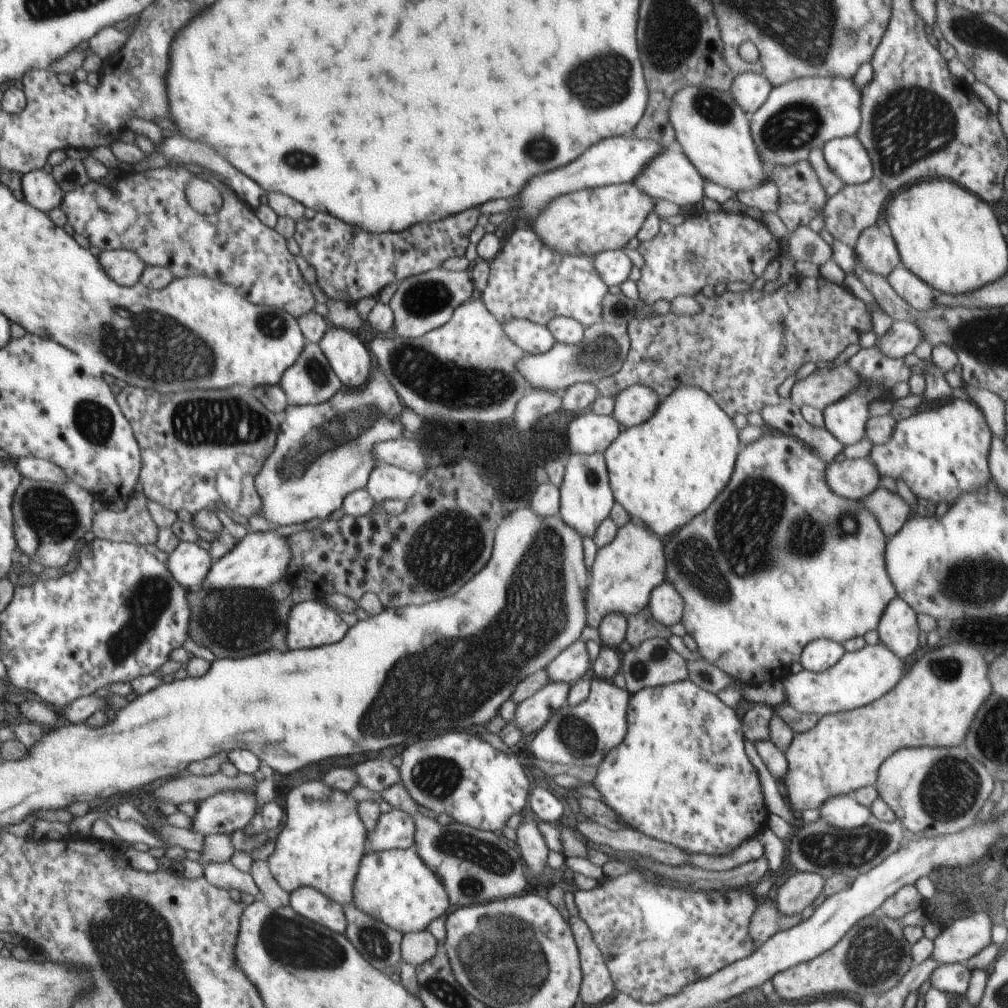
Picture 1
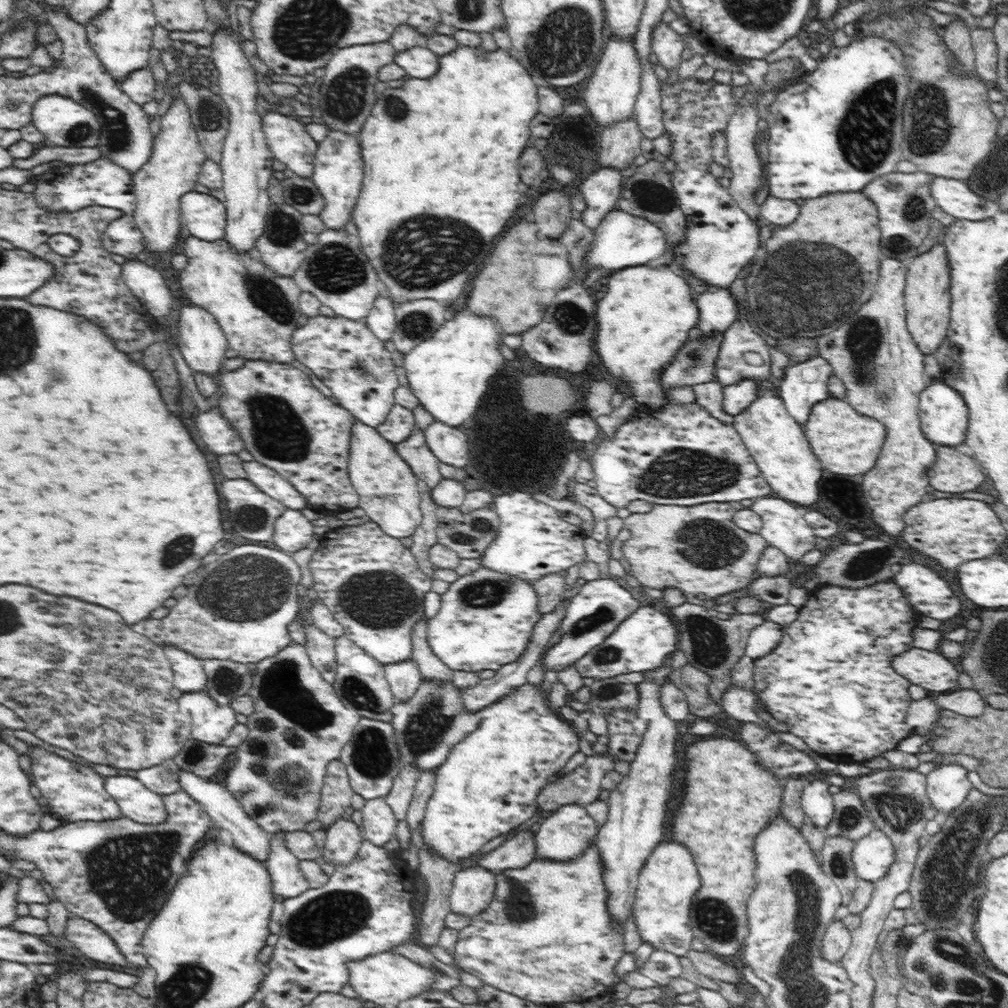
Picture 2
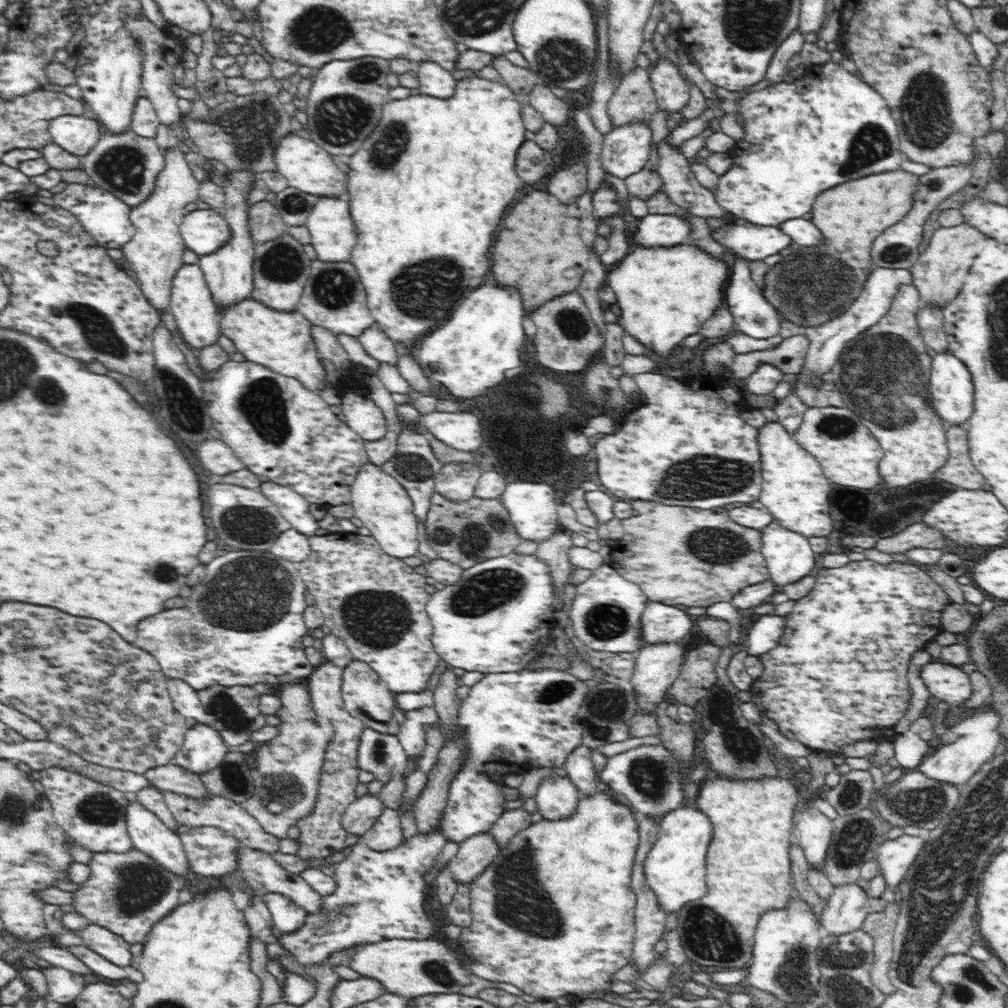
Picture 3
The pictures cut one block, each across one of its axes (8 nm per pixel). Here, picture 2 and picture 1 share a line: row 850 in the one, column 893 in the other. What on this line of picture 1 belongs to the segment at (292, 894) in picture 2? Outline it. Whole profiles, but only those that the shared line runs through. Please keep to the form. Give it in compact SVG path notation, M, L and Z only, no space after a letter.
M901 262L887 276L894 292L906 304L919 311L927 311L933 306L933 292L929 284L912 274Z

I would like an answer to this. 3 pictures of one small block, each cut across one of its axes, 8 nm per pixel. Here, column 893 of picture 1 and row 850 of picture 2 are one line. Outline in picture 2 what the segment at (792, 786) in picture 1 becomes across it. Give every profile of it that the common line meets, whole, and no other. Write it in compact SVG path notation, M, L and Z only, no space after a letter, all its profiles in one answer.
M709 735L706 740L687 746L684 758L688 768L684 774L682 796L677 798L680 803L672 812L674 827L671 834L674 840L688 847L701 879L701 888L692 900L689 916L693 938L698 938L712 954L734 956L749 934L747 903L757 885L754 838L781 814L785 782L780 781L770 769L762 767L751 751L734 739Z

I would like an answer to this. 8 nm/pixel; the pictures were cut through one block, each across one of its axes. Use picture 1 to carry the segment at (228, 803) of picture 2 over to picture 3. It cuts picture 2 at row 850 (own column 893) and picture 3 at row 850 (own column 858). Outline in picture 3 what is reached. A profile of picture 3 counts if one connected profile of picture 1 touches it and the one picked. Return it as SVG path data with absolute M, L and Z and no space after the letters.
M240 847L237 852L240 870L248 872L254 880L262 882L266 890L282 894L298 904L307 914L320 912L322 896L315 892L299 874L288 872L268 851Z

